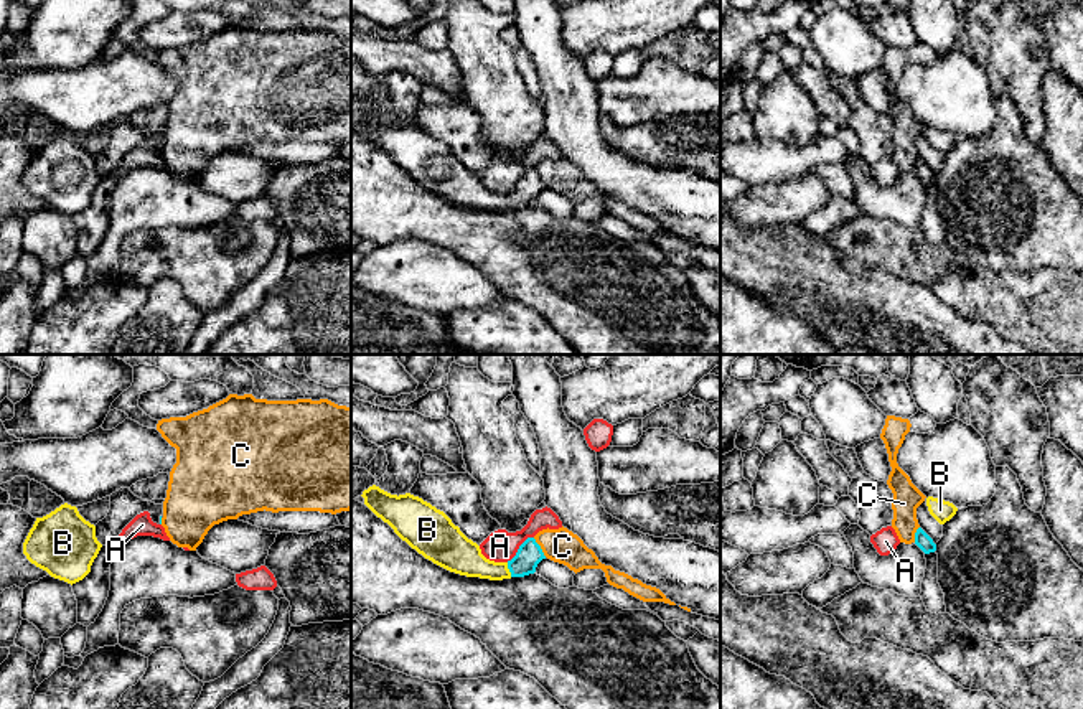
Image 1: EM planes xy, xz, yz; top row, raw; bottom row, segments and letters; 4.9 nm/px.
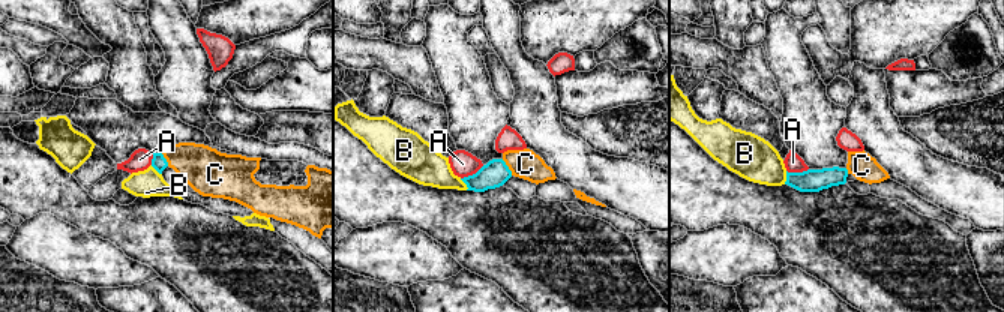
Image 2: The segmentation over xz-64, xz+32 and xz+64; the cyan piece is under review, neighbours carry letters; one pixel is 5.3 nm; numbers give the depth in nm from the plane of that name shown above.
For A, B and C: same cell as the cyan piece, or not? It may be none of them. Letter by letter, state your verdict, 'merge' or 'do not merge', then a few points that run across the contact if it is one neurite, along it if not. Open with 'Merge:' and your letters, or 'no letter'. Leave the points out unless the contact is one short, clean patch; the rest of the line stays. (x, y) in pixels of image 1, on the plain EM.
Merge: no letter
A: do not merge | xz (533, 167), (506, 192)
B: do not merge | xz (506, 193), (511, 206)
C: do not merge | xz (533, 169), (546, 187)

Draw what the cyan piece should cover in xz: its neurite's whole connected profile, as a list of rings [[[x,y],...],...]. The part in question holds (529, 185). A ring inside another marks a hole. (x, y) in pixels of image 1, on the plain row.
[[[527,168],[518,180],[516,186],[508,191],[511,208],[524,208],[536,203],[537,195],[546,190],[541,176],[534,168]]]

